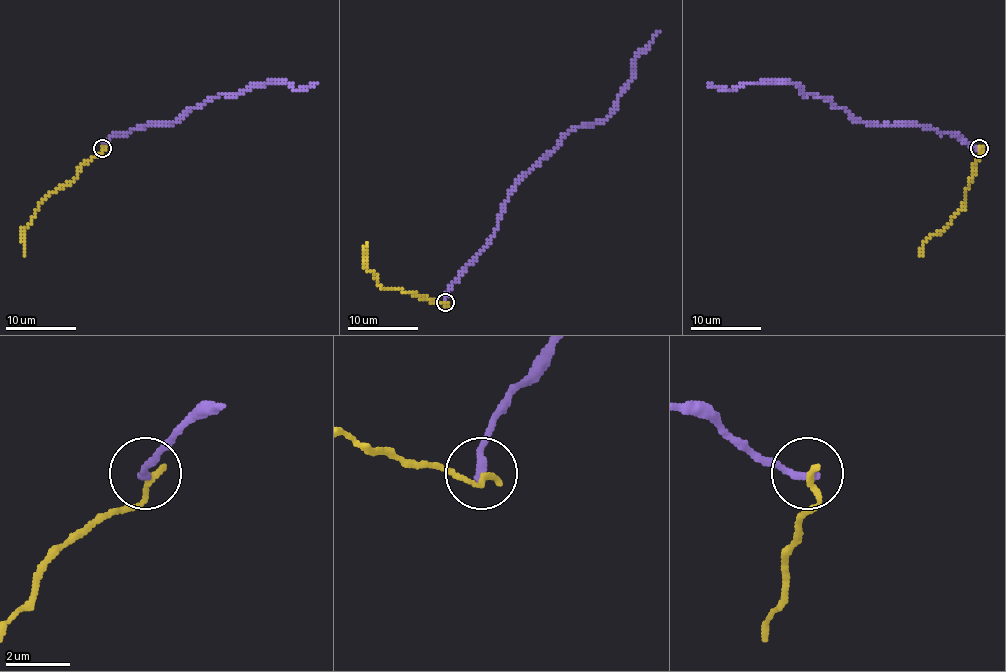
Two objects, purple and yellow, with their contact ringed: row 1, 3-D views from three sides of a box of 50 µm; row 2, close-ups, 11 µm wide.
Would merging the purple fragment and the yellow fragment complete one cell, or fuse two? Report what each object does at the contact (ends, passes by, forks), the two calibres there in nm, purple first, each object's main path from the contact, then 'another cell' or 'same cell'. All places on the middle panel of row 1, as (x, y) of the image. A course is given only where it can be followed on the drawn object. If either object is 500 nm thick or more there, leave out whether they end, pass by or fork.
purple ends | yellow ends | 280/200 nm | purple via (445, 302), (456, 277), (489, 238), (509, 191), (567, 133), (609, 113), (630, 78), (632, 62), (659, 30) | yellow via (445, 302), (382, 288), (366, 267), (366, 242) | another cell

